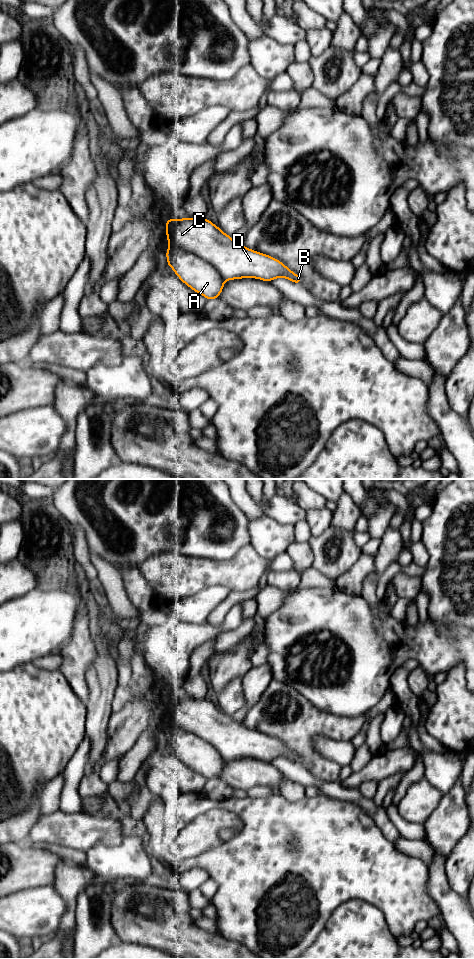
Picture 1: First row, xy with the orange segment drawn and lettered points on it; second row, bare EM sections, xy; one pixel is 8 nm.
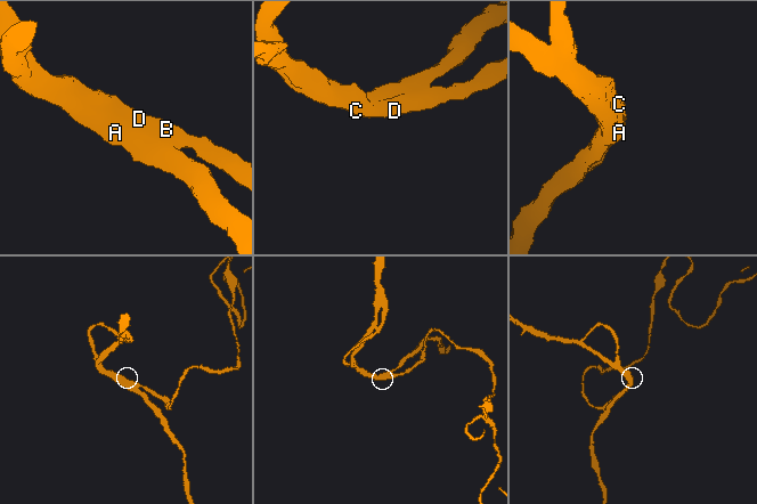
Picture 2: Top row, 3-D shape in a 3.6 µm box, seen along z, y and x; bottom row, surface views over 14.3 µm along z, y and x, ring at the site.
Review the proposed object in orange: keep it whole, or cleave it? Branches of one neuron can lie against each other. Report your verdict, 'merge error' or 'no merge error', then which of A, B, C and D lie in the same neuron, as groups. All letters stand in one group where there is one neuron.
no merge error; A B C D

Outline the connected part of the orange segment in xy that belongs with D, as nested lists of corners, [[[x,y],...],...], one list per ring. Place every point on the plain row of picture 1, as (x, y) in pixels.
[[[172,698],[167,700],[165,705],[169,723],[166,732],[168,746],[183,763],[207,780],[219,779],[226,760],[256,758],[270,762],[276,758],[286,758],[301,764],[301,756],[296,755],[284,743],[269,735],[246,728],[207,698]]]

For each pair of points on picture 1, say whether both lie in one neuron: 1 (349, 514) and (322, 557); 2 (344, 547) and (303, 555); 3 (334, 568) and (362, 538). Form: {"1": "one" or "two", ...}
{"1": "one", "2": "one", "3": "two"}

